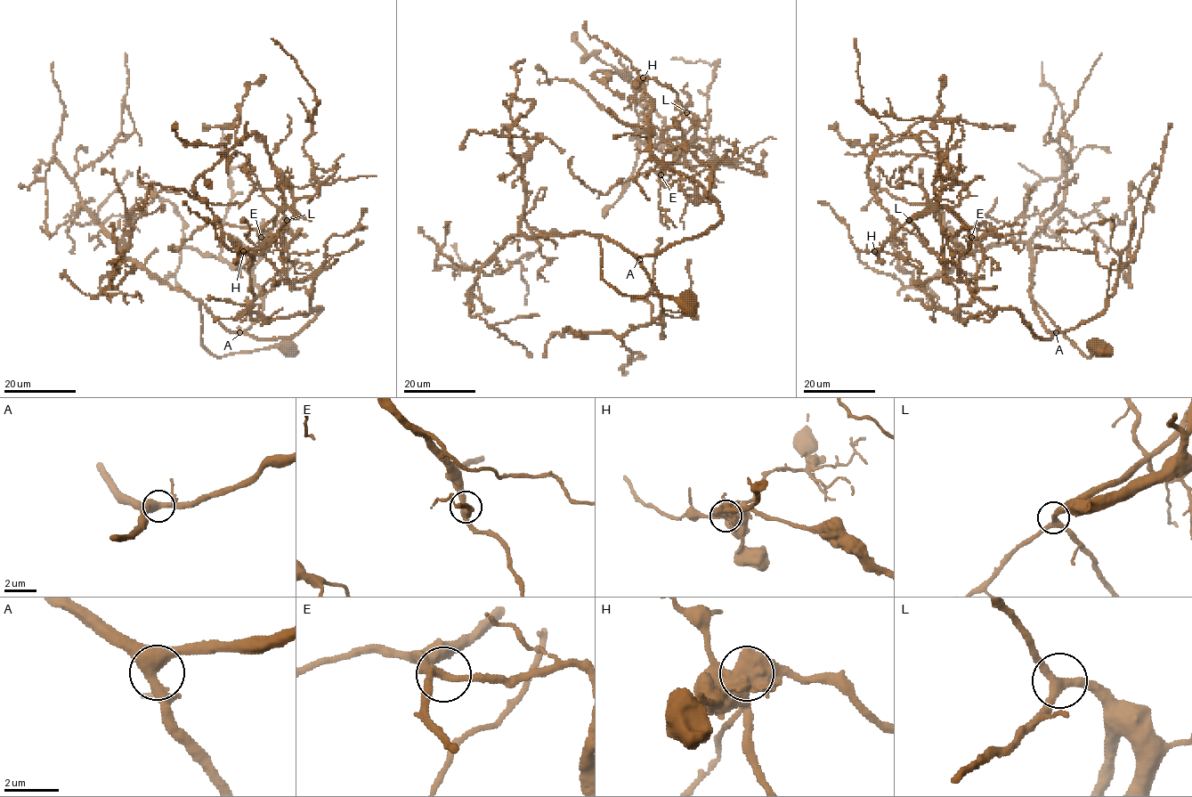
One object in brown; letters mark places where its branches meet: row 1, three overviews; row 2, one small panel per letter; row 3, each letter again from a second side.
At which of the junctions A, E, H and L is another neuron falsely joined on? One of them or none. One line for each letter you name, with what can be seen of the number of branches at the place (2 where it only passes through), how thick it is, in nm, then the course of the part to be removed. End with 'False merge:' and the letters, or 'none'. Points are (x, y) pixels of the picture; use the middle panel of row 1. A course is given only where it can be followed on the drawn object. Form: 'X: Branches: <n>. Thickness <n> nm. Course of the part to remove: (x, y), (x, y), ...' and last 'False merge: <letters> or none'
H: Branches: 3. Thickness 650 nm. Course of the part to remove: (644, 77), (677, 93), (697, 121), (695, 141), (719, 137), (703, 150), (712, 155), (716, 66), (671, 59)
False merge: H

